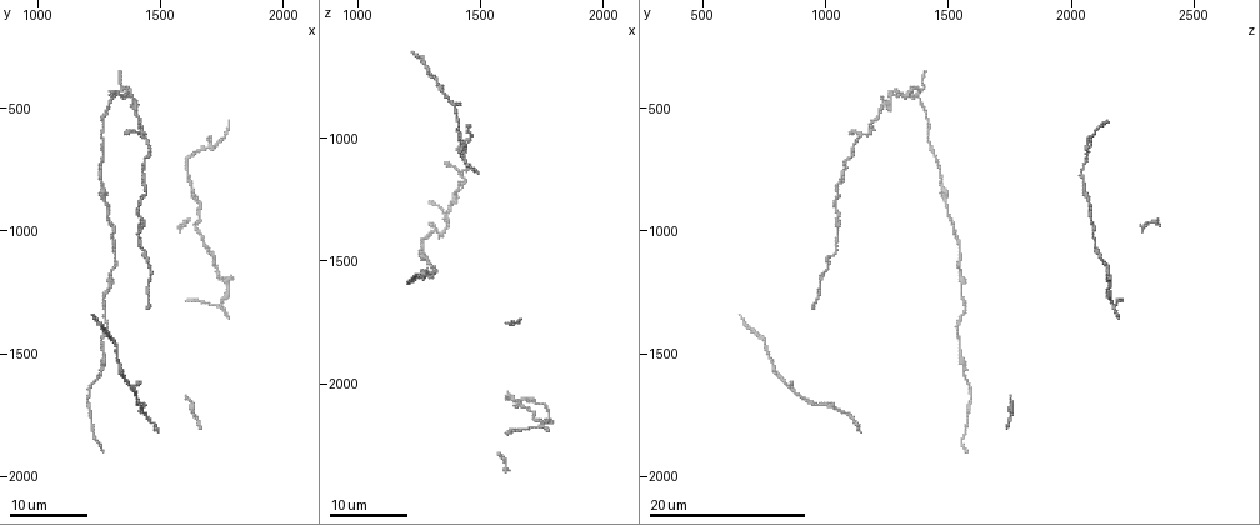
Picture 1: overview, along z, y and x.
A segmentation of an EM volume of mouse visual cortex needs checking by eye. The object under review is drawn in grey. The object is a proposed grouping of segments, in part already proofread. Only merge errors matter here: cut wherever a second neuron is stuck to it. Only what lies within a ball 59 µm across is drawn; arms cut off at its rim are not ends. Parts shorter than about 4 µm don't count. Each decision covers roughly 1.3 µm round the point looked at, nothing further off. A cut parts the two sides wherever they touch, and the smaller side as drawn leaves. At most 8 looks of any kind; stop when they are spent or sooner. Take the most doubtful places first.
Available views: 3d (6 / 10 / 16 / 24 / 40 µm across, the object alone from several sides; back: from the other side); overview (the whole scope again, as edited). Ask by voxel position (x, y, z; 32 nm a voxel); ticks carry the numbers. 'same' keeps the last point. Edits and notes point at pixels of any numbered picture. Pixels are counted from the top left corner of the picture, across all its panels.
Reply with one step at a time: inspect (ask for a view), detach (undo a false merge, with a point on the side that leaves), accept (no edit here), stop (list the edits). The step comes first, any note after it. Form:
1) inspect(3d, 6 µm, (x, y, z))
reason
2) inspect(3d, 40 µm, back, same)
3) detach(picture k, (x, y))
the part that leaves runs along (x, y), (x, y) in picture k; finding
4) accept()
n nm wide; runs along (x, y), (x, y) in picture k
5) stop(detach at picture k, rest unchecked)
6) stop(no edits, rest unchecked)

inspect(3d, 16 µm, (1330, 450, 1370))
calibre changes

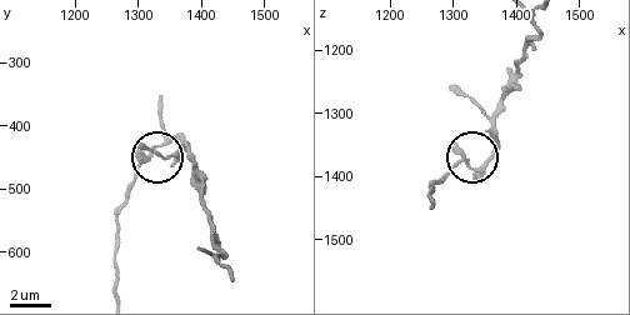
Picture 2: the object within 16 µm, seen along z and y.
inspect(3d, 10 µm, same)
closer look

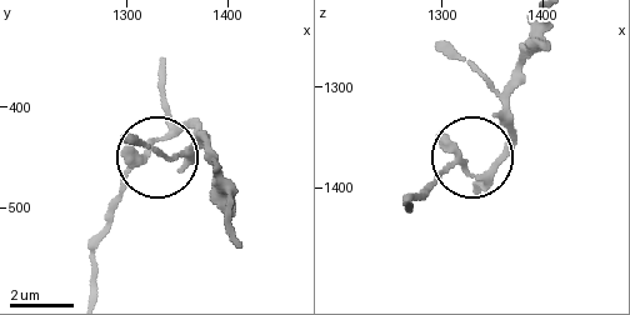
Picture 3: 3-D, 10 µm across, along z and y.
detach(picture 3, (189, 126))
a second neuron is stuck on

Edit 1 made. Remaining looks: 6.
inspect(3d, 16 µm, (1270, 1570, 1570))

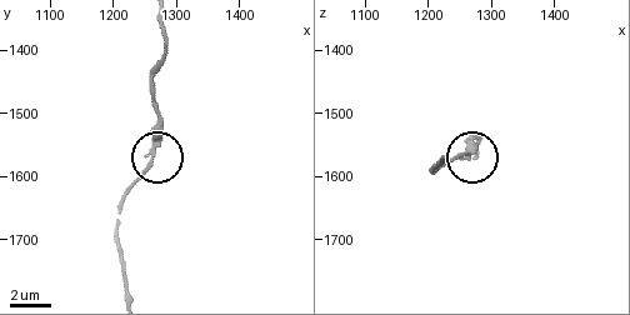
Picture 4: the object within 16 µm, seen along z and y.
inspect(3d, 10 µm, (1265, 1565, 1570))

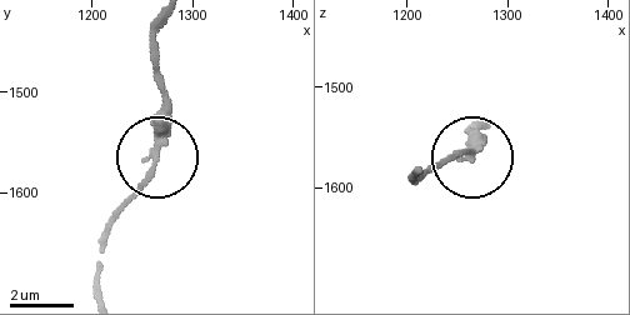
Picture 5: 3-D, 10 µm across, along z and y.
accept()
190 nm wide; one neuron here

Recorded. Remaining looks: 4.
inspect(3d, 24 µm, (1700, 650, 2060))
side arm on a straight run

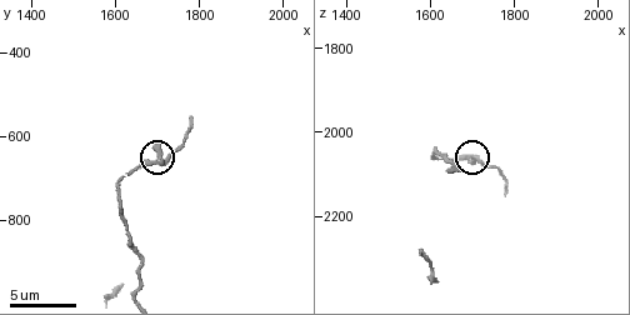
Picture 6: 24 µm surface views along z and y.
inspect(3d, 6 µm, (1710, 655, 2065))
zoom in

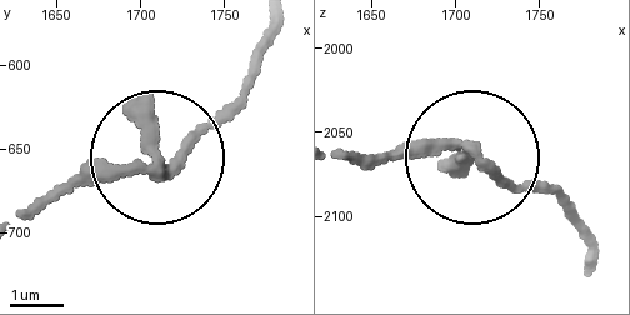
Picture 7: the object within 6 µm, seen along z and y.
accept()
continuous, no second neuron

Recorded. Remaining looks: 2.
inspect(3d, 16 µm, (1600, 1670, 1760))

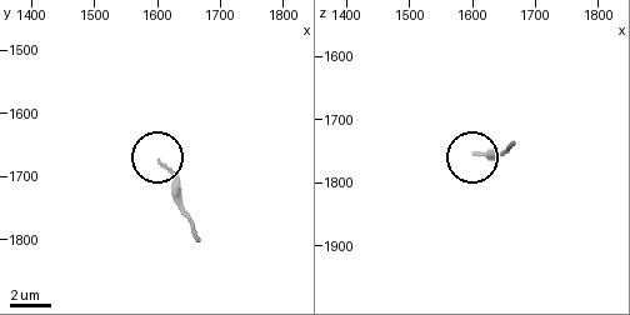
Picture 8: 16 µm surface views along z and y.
inspect(3d, 10 µm, (1605, 1680, 1755))
zoom in

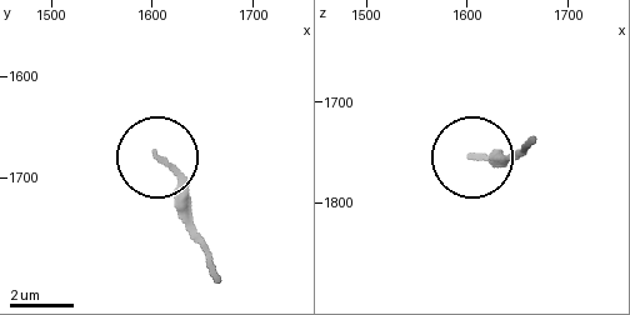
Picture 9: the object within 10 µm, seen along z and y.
accept()
140 nm wide; one neuron here

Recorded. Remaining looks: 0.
stop(detach at picture 3, rest unchecked)

